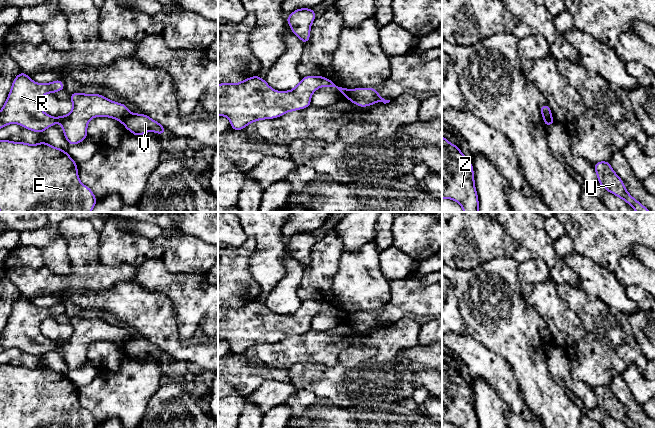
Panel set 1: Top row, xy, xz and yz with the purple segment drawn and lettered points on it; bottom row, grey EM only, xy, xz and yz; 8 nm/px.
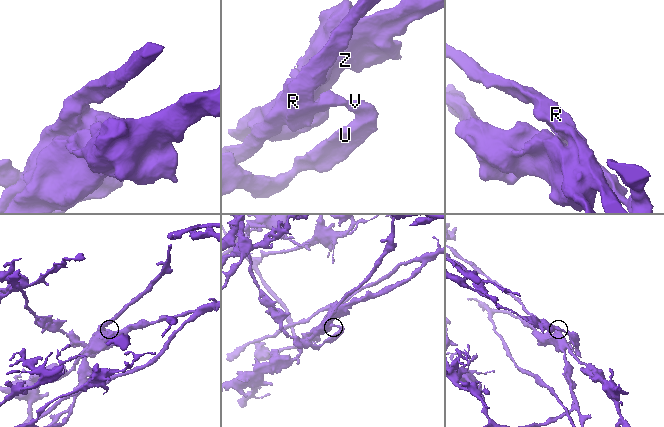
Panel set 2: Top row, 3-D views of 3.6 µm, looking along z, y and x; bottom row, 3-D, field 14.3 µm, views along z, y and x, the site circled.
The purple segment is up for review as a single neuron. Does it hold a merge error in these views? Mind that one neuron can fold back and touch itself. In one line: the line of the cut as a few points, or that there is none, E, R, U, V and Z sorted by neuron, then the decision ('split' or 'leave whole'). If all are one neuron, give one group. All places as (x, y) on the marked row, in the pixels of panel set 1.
xy (130, 112), (121, 122) | E R Z / U V | split

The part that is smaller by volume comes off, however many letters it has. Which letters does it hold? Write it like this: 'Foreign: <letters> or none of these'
Foreign: U, V

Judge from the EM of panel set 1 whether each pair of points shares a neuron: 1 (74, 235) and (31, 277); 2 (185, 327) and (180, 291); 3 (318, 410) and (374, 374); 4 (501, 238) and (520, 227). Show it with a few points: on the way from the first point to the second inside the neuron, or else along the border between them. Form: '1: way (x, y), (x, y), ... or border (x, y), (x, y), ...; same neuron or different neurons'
1: way (77, 255), (77, 271), (67, 281), (51, 281); same neuron
2: way (185, 318), (185, 300); same neuron
3: border (347, 408), (317, 403), (304, 410); different neurons
4: border (497, 222), (519, 245); different neurons

